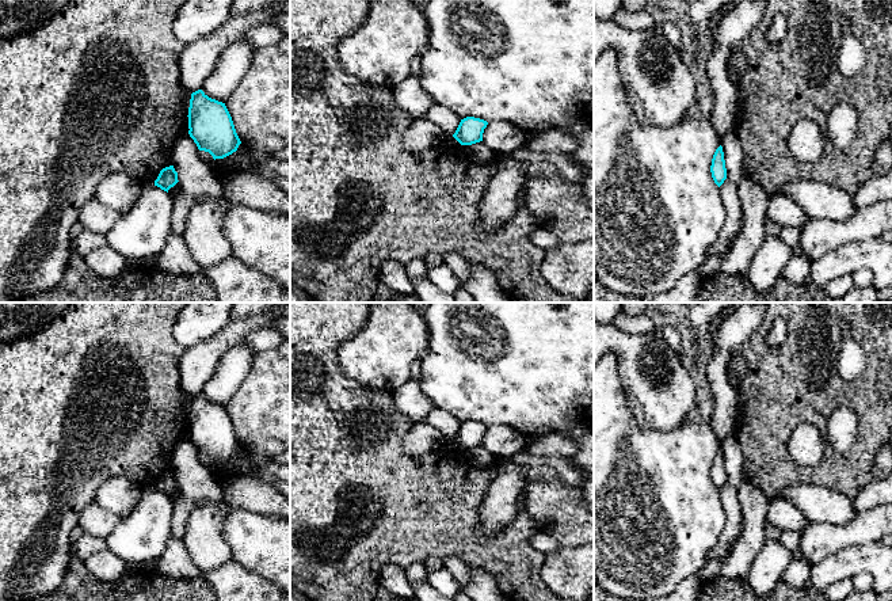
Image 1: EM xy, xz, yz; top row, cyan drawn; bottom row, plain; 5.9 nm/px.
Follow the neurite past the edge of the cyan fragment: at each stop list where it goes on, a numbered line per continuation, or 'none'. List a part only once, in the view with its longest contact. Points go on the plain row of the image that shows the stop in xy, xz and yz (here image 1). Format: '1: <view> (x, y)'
none

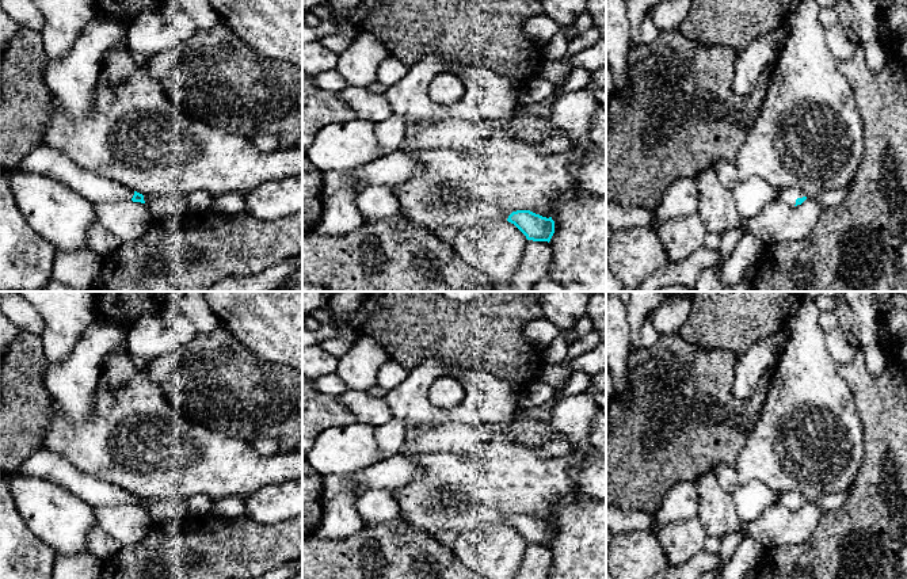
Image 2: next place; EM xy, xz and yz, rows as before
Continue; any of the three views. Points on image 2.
1: yz (789, 499)

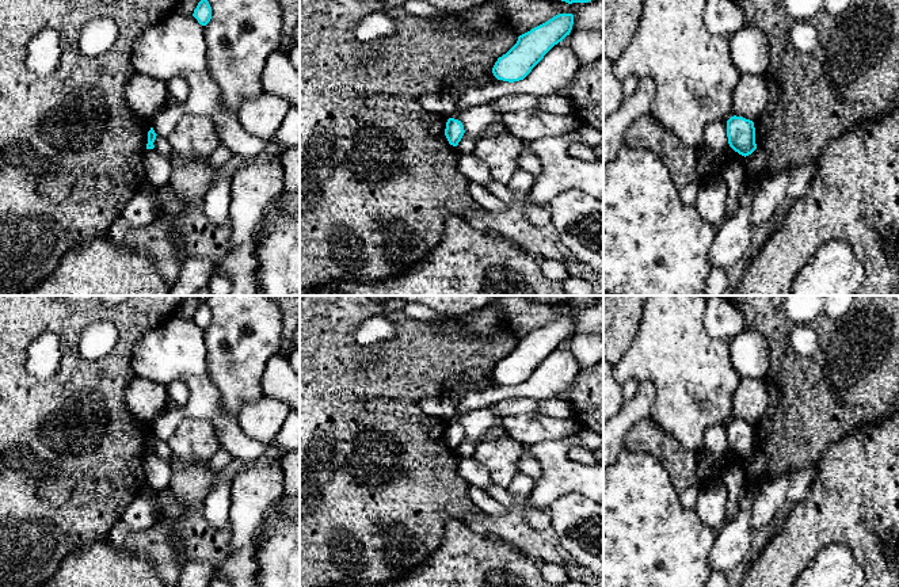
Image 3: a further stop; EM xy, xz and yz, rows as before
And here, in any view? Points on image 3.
none

